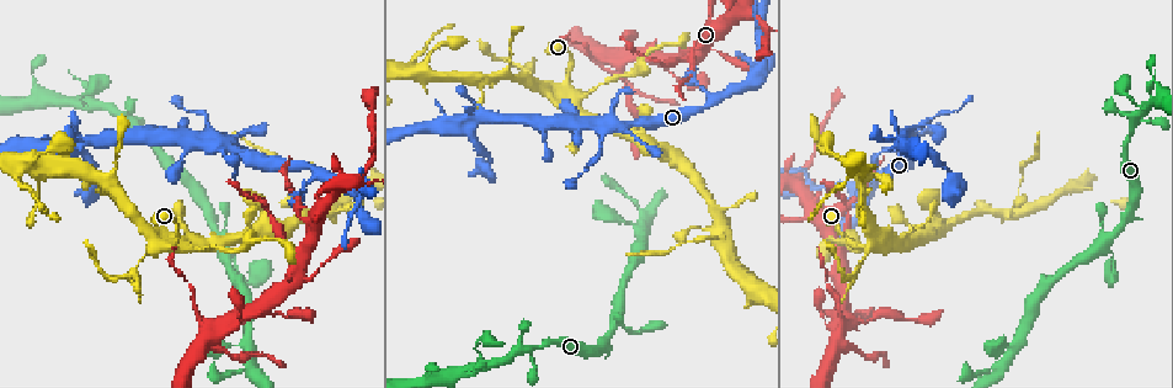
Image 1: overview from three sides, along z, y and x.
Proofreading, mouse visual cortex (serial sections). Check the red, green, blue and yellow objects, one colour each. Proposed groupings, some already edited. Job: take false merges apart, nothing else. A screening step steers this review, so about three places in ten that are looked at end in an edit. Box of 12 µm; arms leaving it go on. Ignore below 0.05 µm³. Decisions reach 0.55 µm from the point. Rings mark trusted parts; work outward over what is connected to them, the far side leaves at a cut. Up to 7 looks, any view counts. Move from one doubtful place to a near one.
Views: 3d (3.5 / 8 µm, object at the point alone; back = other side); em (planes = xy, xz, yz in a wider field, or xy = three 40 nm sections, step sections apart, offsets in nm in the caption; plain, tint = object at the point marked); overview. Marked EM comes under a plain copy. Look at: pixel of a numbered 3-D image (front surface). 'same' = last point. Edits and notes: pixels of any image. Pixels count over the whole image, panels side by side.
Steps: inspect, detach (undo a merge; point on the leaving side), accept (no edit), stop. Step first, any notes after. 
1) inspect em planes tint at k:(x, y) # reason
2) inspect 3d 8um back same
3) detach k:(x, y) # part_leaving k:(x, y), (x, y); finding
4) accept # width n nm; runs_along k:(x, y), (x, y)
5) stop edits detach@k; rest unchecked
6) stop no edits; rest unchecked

inspect 3d 3.5um at 1:(878, 245) # abrupt turn

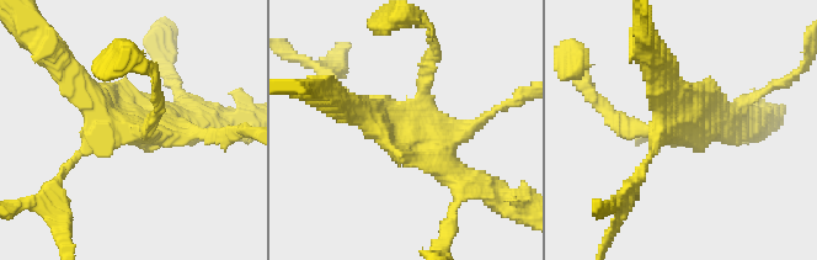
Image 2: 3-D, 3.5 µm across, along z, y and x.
inspect em xy step 1 tint at 2:(682, 132) # shape alone is not enough

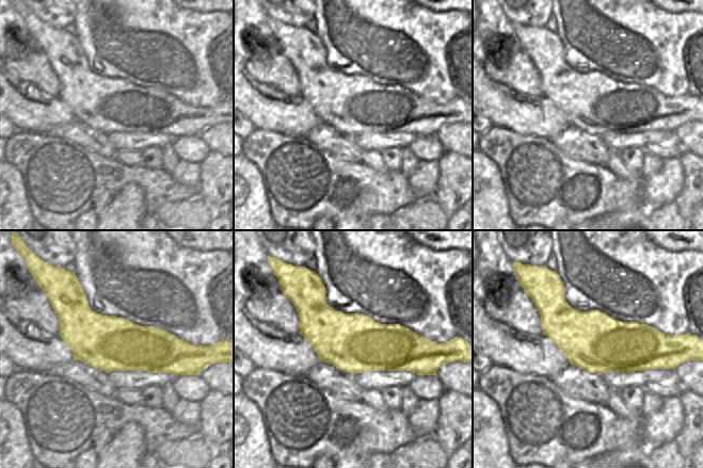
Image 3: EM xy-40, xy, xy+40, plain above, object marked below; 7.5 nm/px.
inspect em planes tint same # cut it another way

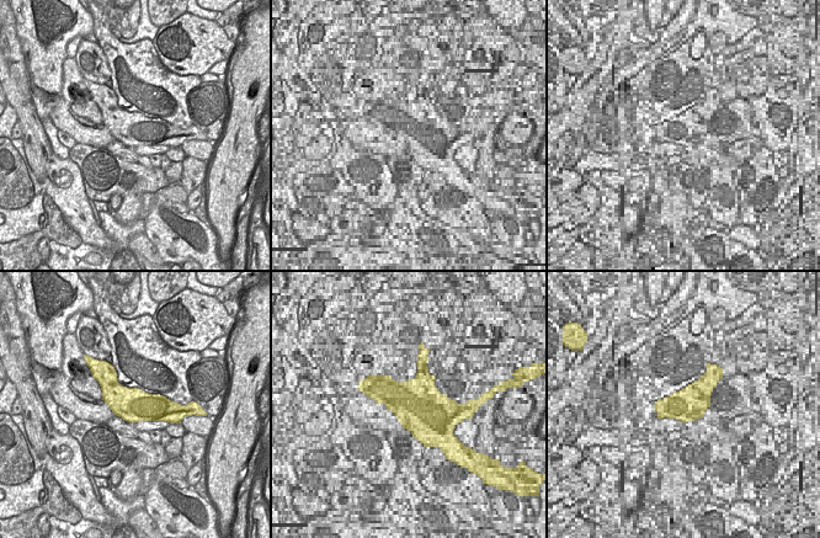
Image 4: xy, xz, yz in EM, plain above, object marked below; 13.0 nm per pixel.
accept # one cell here

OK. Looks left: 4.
inspect 3d 3.5um at 1:(112, 191) # arms part here

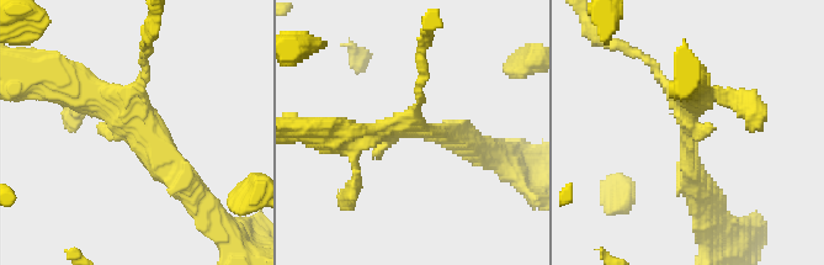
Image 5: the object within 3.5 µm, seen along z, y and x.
inspect em xy step 2 tint at 5:(133, 129)

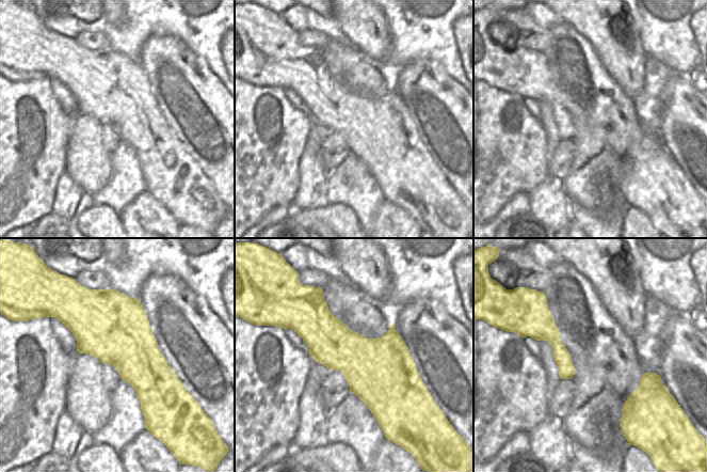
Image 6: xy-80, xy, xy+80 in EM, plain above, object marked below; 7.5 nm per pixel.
accept # runs_along 5:(187, 187), (142, 131), (67, 89); all the same cell

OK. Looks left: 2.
inspect 3d 3.5um at 1:(620, 124) # three-way junction

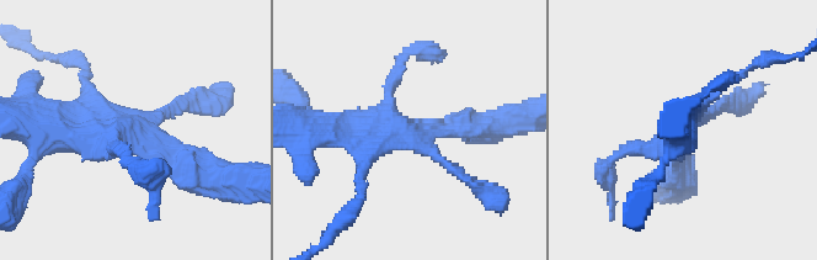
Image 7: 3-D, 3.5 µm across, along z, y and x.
inspect em planes tint at 7:(134, 135)

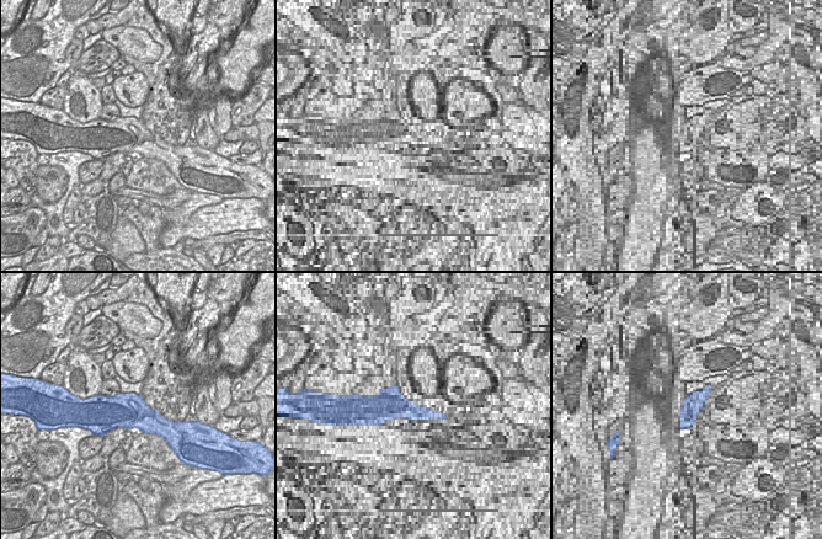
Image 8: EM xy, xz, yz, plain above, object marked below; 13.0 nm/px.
accept # width 480 nm; runs_along 7:(206, 179), (140, 137), (54, 133); continuous, no second cell

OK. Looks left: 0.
stop no edits; rest unchecked

